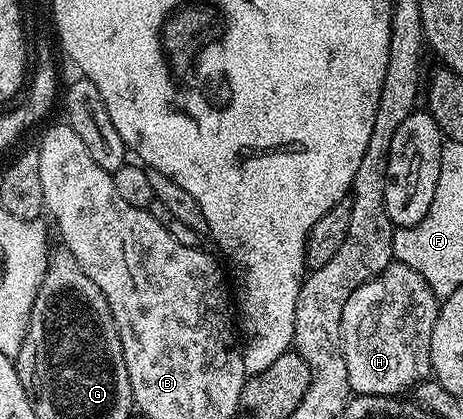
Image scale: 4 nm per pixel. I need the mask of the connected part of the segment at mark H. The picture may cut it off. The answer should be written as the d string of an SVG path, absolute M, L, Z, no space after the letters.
M395 260L381 274L362 284L362 288L354 288L350 300L346 300L346 308L342 308L342 348L352 394L398 396L402 390L411 391L425 381L432 374L430 336L439 311L440 302L426 280L422 280L414 268L406 268L406 264Z

